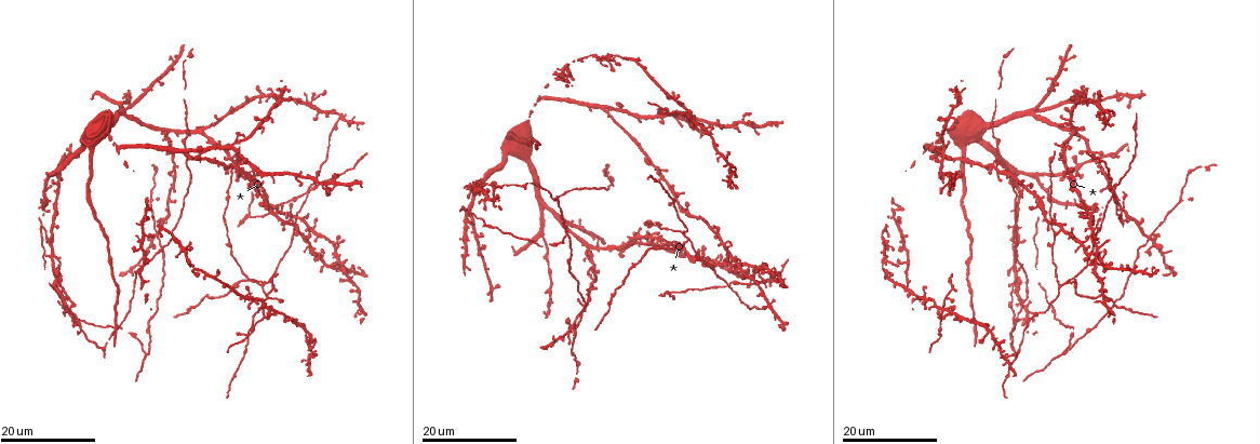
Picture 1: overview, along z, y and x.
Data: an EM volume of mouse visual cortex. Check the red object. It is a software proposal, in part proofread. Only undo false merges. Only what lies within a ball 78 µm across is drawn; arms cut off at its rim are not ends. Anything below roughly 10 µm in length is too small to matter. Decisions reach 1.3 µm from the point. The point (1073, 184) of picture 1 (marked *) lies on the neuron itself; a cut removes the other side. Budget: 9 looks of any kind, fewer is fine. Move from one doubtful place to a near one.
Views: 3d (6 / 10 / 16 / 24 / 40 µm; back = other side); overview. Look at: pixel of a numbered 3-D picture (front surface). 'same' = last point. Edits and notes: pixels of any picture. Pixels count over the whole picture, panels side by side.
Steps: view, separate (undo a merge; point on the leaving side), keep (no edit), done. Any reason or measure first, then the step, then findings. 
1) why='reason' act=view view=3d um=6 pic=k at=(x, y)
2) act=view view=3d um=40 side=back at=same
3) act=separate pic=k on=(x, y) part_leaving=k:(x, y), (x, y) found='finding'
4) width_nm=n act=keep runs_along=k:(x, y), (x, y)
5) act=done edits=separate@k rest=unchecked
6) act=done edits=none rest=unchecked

why='four or more arms meet' act=view view=3d um=16 pic=1 at=(649, 237)

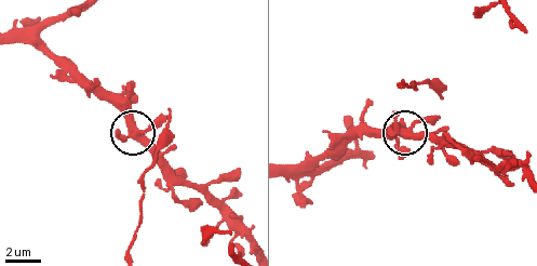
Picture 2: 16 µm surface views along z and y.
act=view view=3d um=10 pic=2 at=(411, 124)

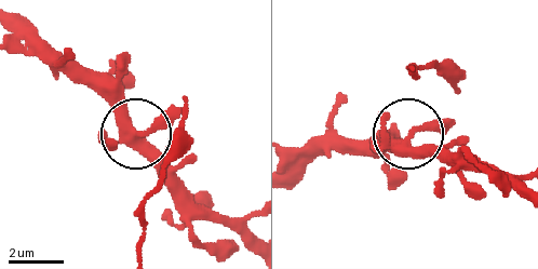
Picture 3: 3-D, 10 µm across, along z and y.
act=view view=3d um=10 side=back pic=3 at=(135, 131)

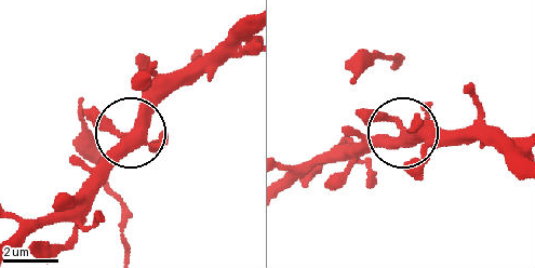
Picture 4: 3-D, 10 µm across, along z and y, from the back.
width_nm=350 act=keep found='continuous, no second neuron'

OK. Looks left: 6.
why='arms part here' act=view view=3d um=24 pic=1 at=(267, 281)

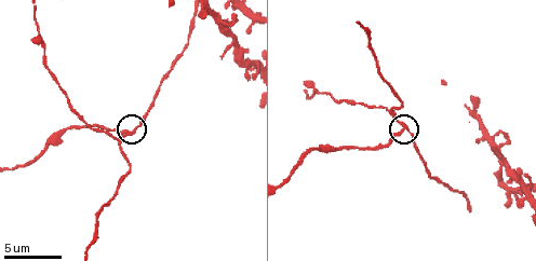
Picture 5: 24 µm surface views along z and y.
why='closer look' act=view view=3d um=6 pic=5 at=(133, 130)

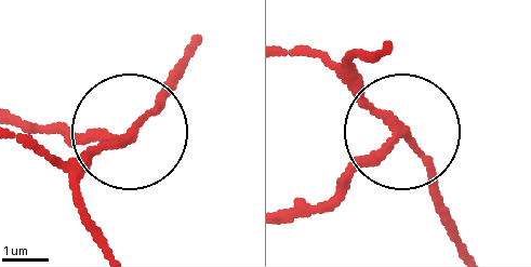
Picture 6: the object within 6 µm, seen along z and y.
arms=3 act=separate pic=6 on=(70, 135) part_leaving=6:(122, 137), (21, 122) found='a second neuron is stuck on'

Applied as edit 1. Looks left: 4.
act=view view=overview

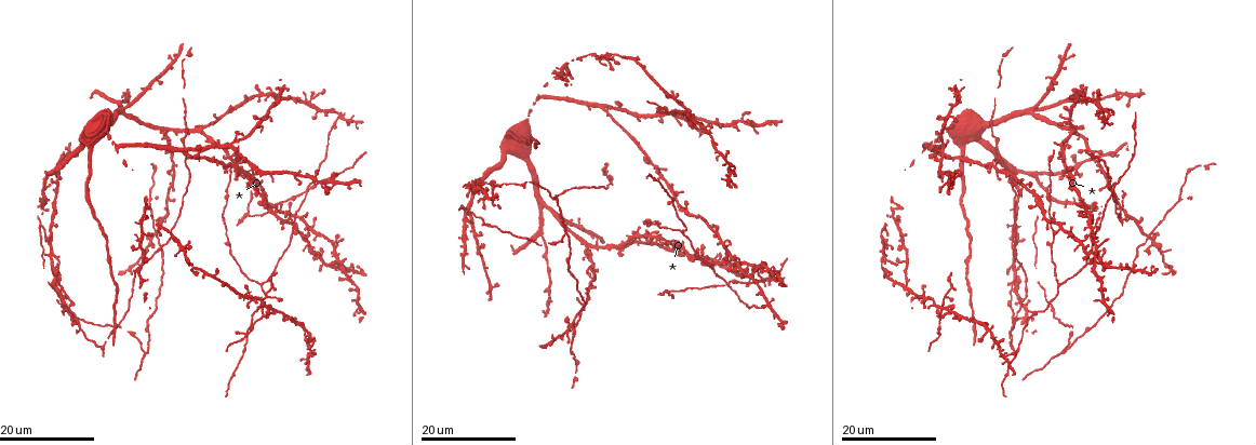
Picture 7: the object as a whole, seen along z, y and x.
why='three arms meet' act=view view=3d um=24 pic=7 at=(1063, 354)

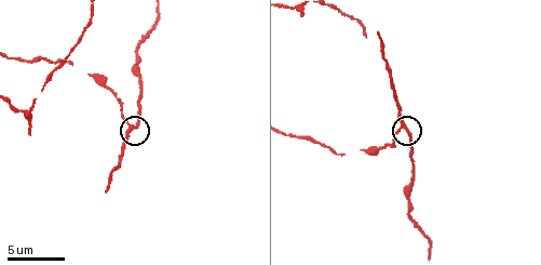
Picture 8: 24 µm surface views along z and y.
act=view view=3d um=10 pic=8 at=(132, 126)

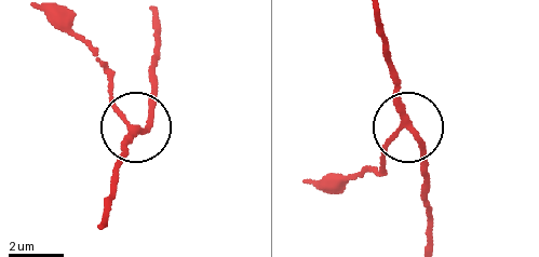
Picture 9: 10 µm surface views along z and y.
act=view view=3d um=6 pic=9 at=(138, 130)

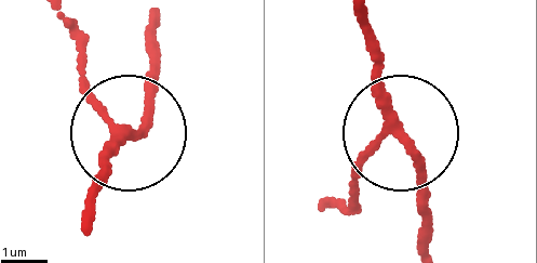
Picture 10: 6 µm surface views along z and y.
width_nm=180 act=keep runs_along=10:(161, 29), (145, 110), (125, 126), (86, 87), (79, 56) found='all the same neuron'

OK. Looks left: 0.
act=done edits=separate@6 rest=unchecked

